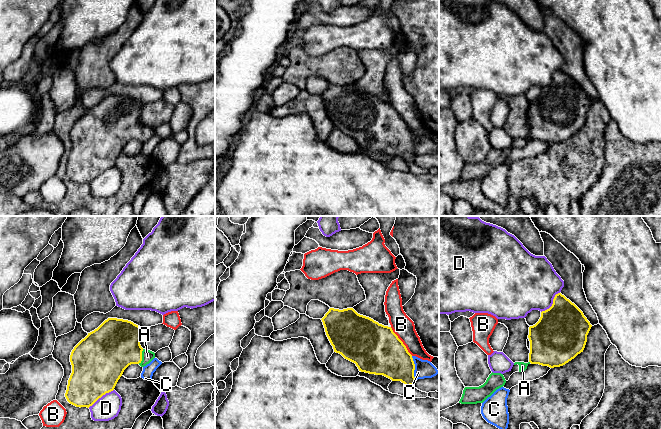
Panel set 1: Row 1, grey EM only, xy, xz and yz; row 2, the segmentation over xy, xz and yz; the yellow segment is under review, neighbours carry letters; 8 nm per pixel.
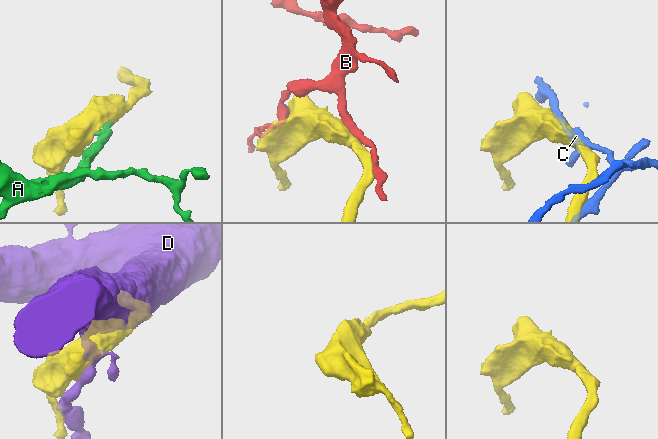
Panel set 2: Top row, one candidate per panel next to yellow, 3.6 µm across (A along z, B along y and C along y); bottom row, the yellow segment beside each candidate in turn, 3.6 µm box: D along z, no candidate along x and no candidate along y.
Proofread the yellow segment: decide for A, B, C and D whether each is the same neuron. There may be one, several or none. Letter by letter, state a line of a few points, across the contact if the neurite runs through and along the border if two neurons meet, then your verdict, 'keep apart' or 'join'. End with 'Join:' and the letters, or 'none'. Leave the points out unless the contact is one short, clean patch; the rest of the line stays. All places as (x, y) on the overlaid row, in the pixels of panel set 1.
A: line xy (115, 344), (119, 348), (141, 356), (147, 356); join
B: keep apart
C: keep apart
D: keep apart
Join: A

